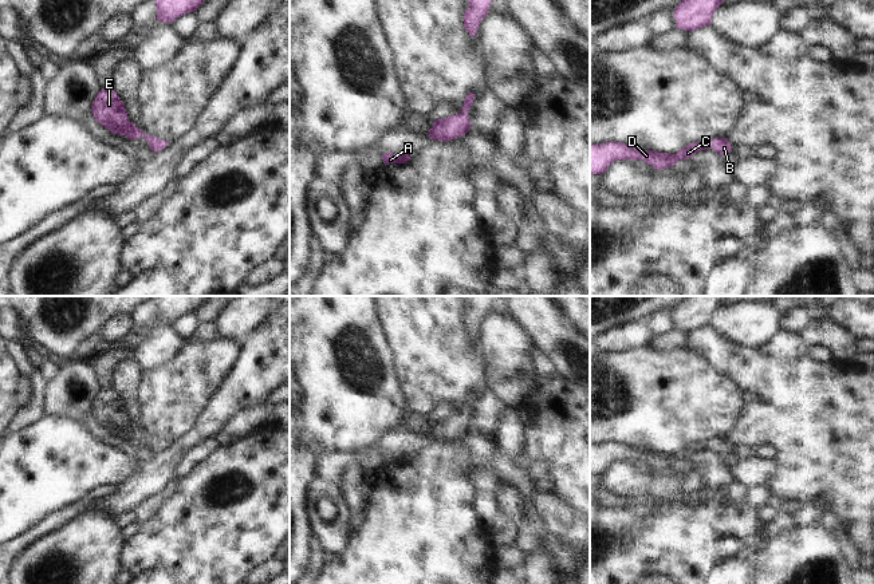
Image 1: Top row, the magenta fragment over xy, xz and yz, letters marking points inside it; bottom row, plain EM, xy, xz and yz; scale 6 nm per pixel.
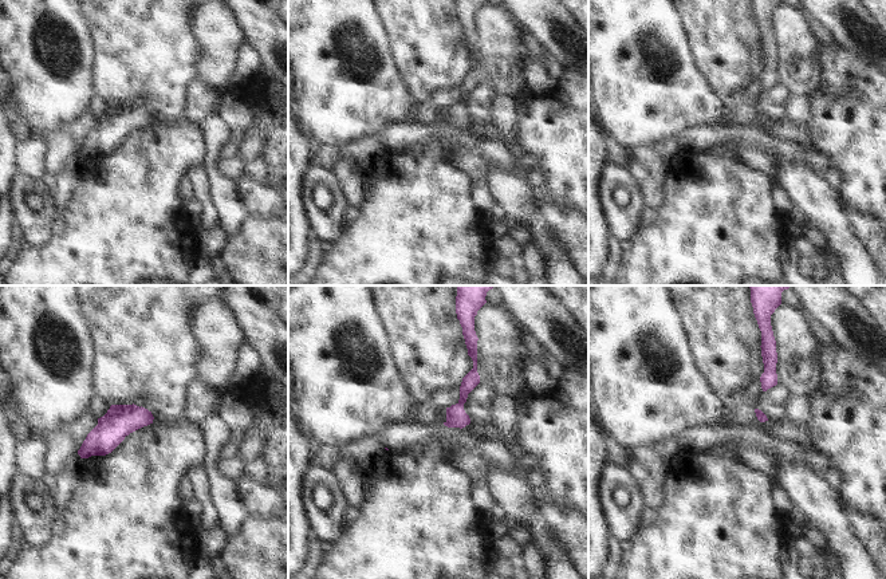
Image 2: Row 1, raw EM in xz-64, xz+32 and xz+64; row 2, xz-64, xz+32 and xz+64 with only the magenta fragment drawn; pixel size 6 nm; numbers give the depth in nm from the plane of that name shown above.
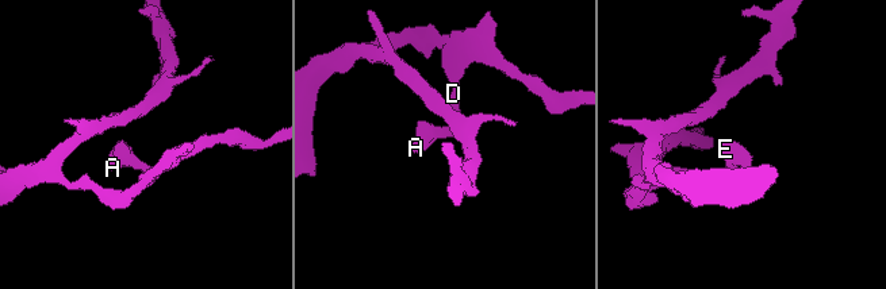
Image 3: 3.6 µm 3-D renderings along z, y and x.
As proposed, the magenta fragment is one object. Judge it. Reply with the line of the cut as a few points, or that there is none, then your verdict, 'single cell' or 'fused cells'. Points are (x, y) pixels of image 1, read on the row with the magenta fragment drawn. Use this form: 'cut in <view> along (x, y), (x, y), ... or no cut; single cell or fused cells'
no cut; single cell

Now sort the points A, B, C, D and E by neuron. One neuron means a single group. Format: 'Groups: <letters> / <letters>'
Groups: A B C D E

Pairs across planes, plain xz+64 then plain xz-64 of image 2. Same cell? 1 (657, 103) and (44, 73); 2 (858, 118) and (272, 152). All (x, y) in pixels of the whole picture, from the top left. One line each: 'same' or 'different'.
1: same
2: same

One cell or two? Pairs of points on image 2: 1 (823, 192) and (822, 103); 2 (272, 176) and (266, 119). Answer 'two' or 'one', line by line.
1: two
2: one

